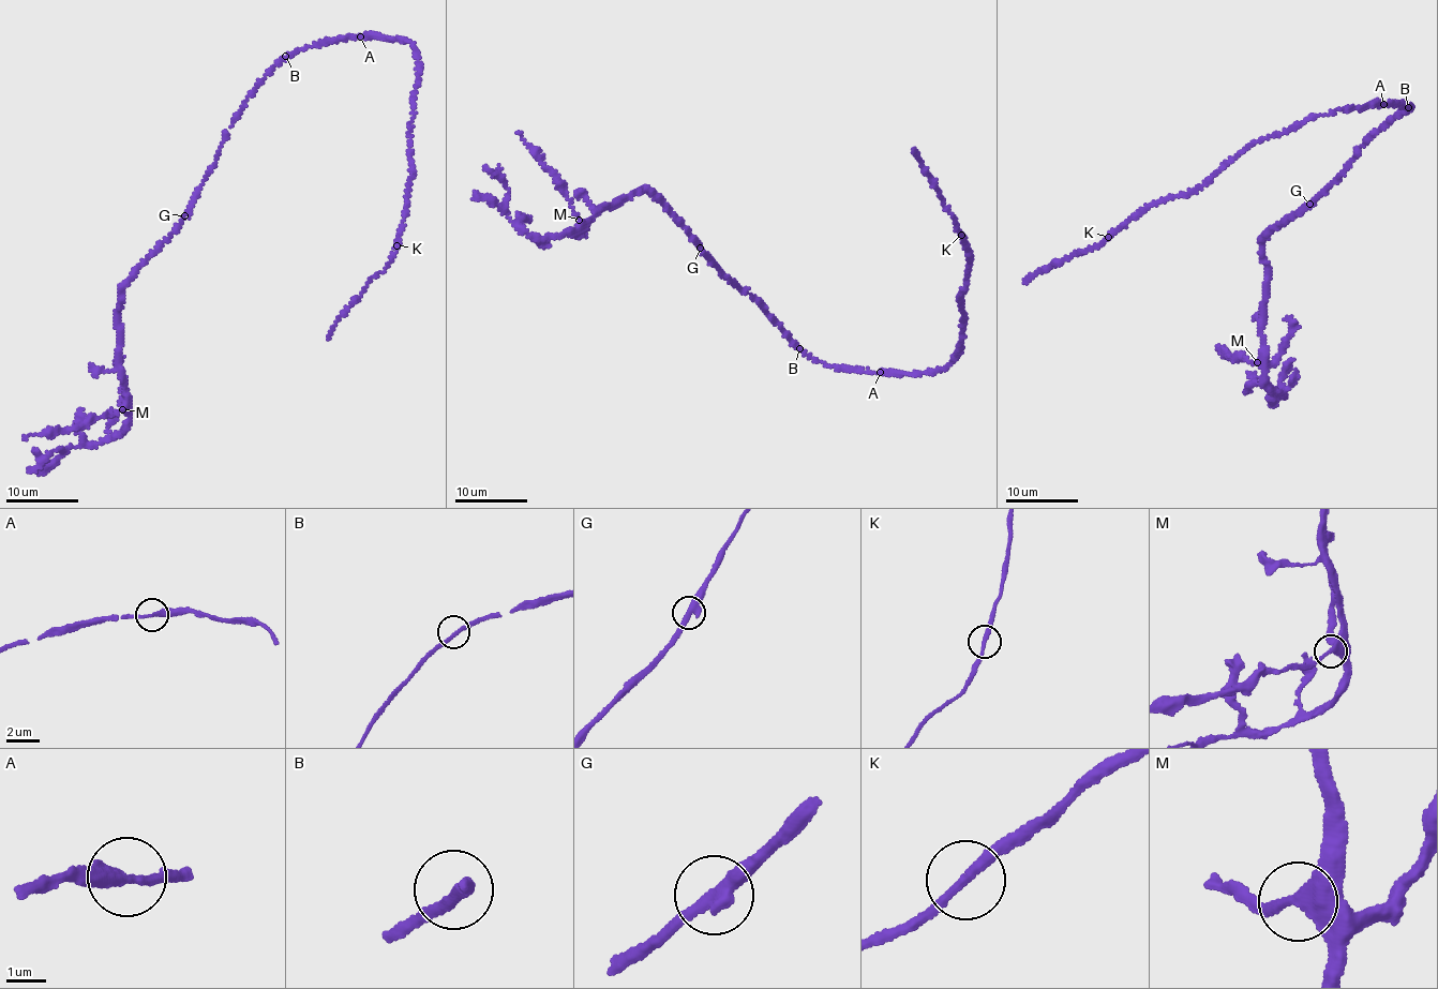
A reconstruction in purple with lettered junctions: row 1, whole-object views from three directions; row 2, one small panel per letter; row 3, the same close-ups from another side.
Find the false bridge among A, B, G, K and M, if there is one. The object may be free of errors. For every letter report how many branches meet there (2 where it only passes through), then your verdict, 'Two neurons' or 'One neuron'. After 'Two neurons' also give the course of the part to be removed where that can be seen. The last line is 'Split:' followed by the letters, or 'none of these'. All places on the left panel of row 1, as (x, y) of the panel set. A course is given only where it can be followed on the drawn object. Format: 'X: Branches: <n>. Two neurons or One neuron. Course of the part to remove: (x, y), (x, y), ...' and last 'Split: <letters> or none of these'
A: Branches: 2. One neuron
B: Branches: 2. One neuron
G: Branches: 2. One neuron
K: Branches: 2. One neuron
M: Branches: 2. One neuron
Split: none of these

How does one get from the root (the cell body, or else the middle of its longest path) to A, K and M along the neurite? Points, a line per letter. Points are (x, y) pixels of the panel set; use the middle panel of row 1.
A: (800, 351), (833, 368), (880, 373)
K: (800, 351), (849, 371), (913, 375), (941, 371), (961, 341), (959, 298), (970, 259), (961, 235)
M: (800, 351), (761, 303), (735, 287), (677, 216), (646, 191), (595, 211), (593, 219), (583, 224), (579, 220)

